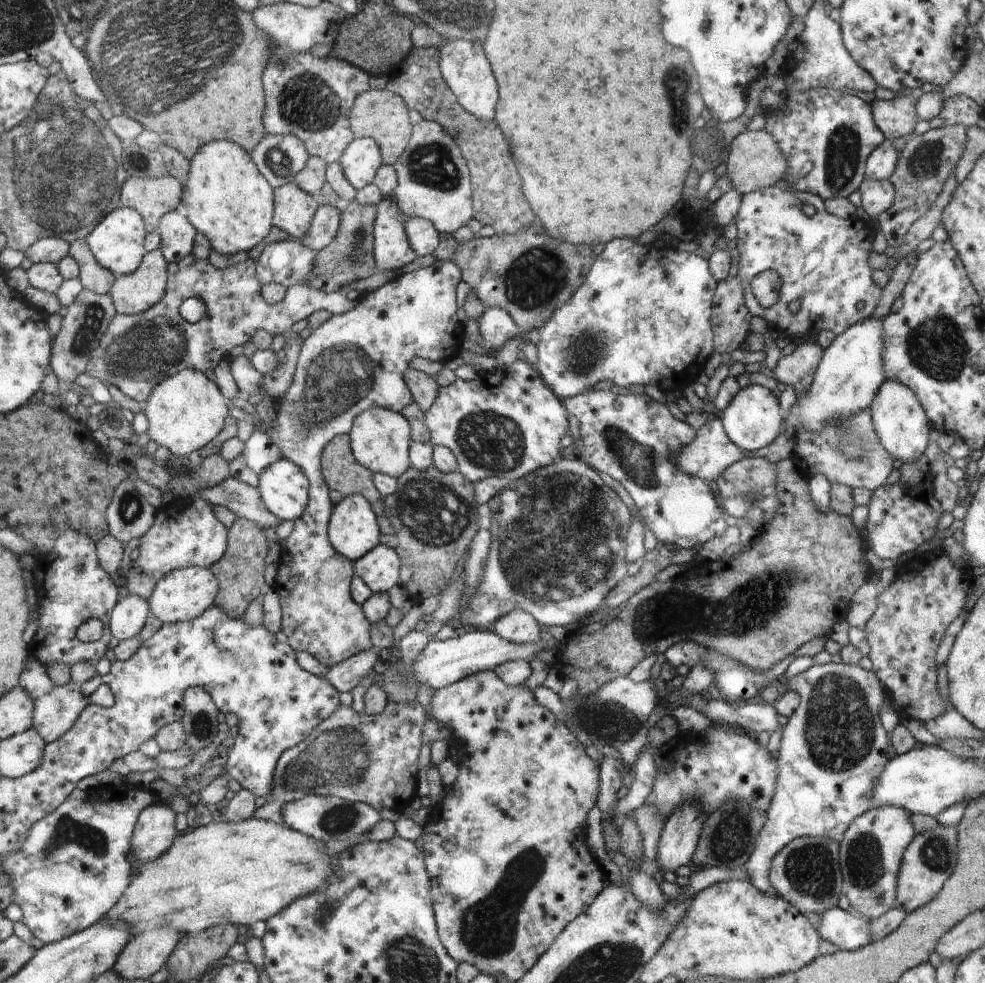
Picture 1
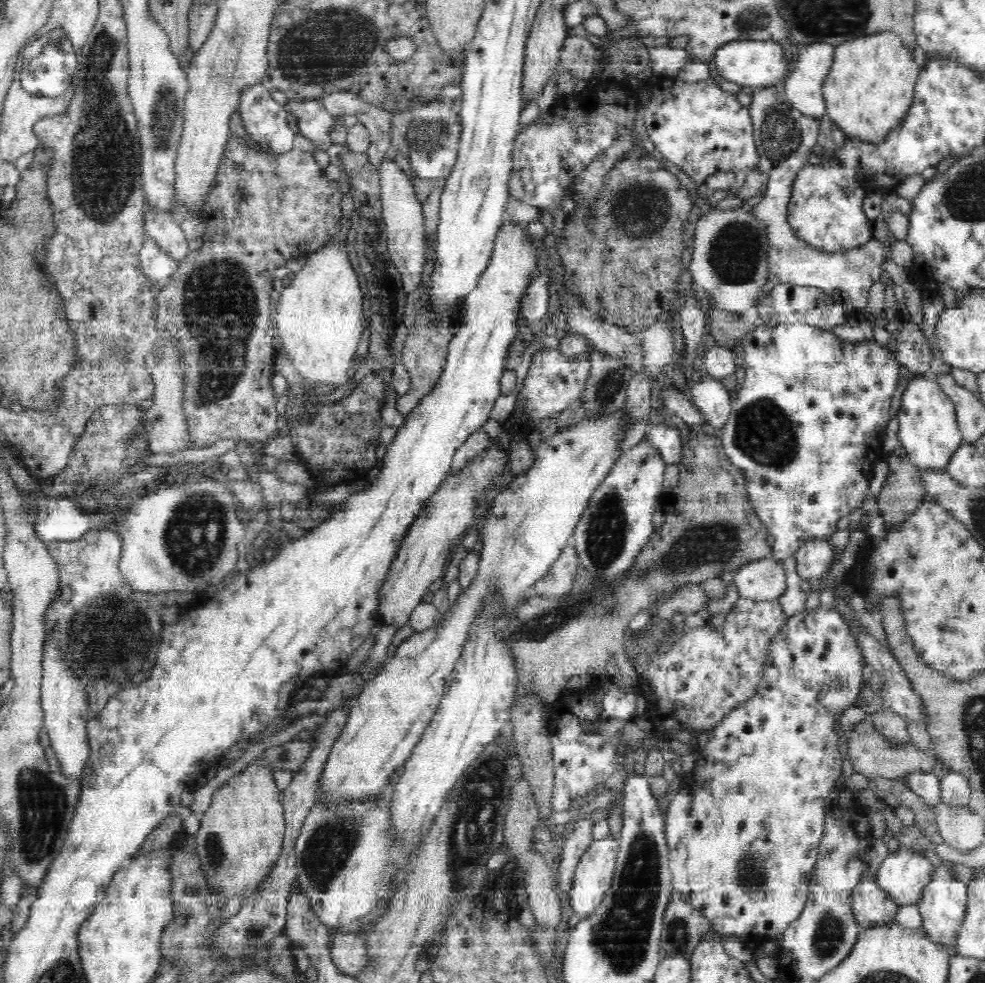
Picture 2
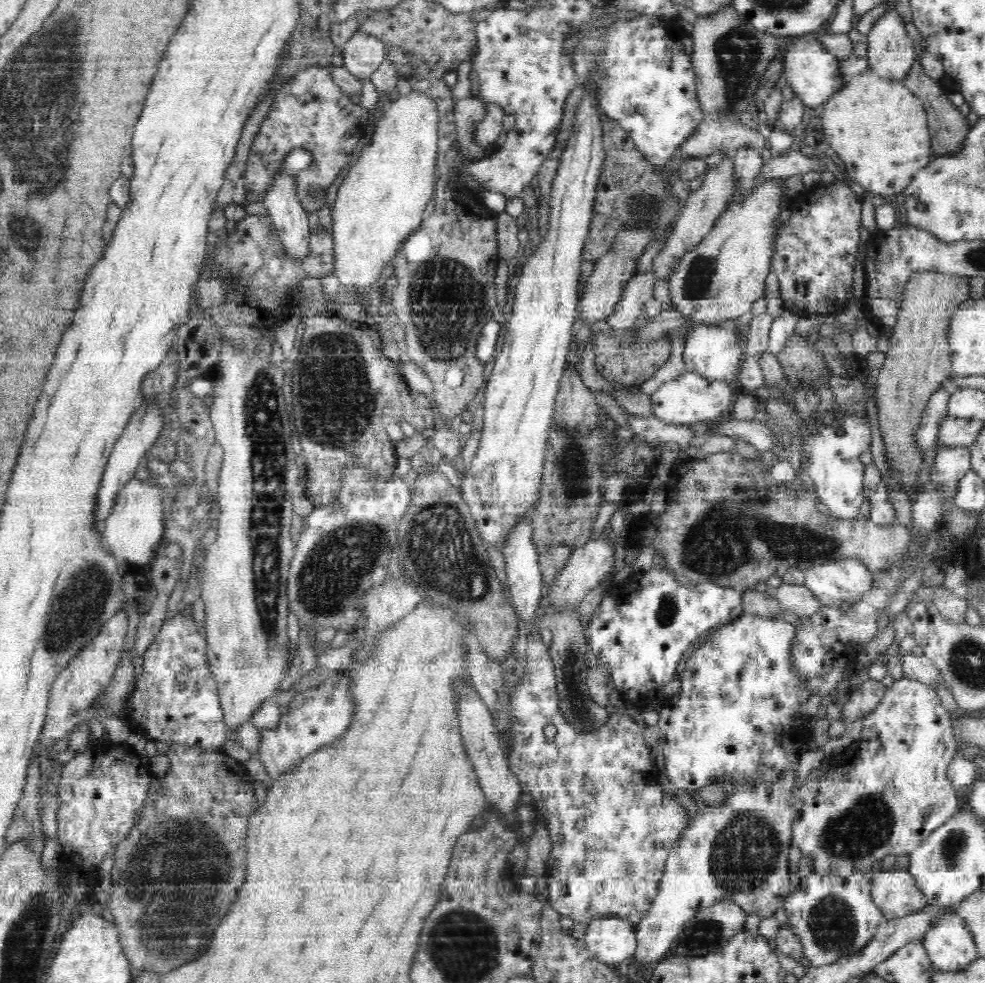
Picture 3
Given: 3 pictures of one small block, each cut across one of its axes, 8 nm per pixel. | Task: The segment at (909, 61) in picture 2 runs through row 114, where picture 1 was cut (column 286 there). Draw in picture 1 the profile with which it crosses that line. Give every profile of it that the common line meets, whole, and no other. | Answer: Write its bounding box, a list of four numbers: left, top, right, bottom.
[106,816,333,938]

